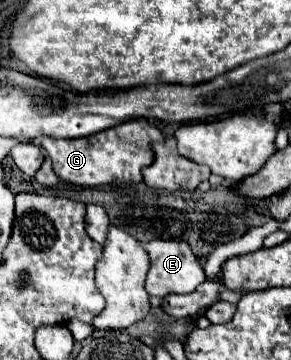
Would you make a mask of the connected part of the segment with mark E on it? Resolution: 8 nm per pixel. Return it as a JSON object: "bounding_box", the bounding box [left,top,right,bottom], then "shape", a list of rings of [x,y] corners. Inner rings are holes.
{"bounding_box":[142,241,206,297],"shape":[[[142,241],[142,247],[146,249],[150,257],[150,269],[146,275],[146,291],[156,297],[164,297],[170,293],[192,293],[200,283],[206,281],[202,267],[198,265],[192,249],[184,241]]]}

